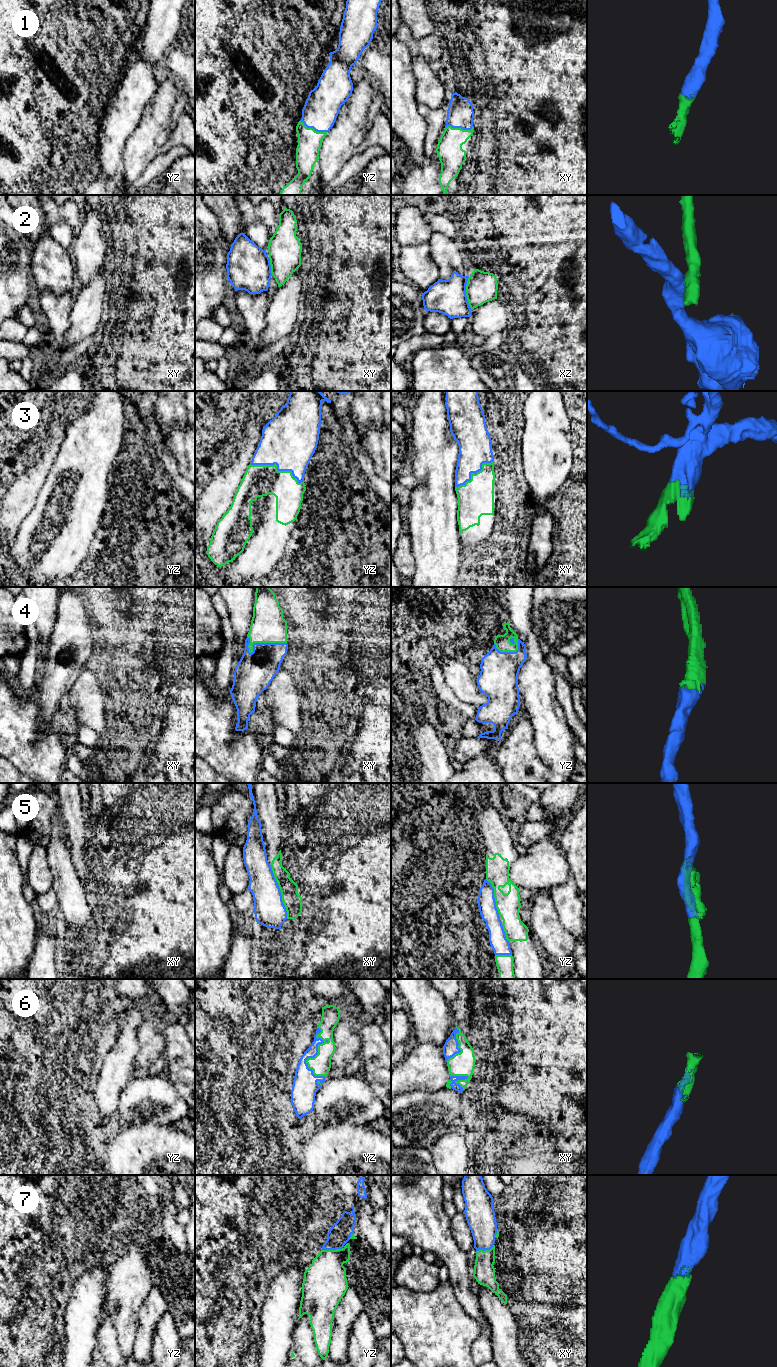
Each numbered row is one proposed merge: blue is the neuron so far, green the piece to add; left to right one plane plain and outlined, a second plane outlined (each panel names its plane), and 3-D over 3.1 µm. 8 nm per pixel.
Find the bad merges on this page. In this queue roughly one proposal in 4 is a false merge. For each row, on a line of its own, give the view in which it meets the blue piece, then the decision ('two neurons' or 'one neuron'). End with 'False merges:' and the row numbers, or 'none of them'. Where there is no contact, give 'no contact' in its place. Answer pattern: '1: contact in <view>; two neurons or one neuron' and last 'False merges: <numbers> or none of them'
1: contact in xy; one neuron
2: contact in xz; two neurons
3: contact in yz; one neuron
4: contact in xy; one neuron
5: contact in xy; one neuron
6: contact in yz; one neuron
7: contact in yz; one neuron
False merges: 2

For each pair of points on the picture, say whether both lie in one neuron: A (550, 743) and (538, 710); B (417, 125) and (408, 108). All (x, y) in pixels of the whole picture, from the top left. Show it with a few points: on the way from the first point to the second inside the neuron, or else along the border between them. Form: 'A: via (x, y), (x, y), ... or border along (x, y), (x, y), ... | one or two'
A: via (550, 735), (550, 727), (546, 718) | one
B: via (413, 121), (408, 116), (408, 112) | one

